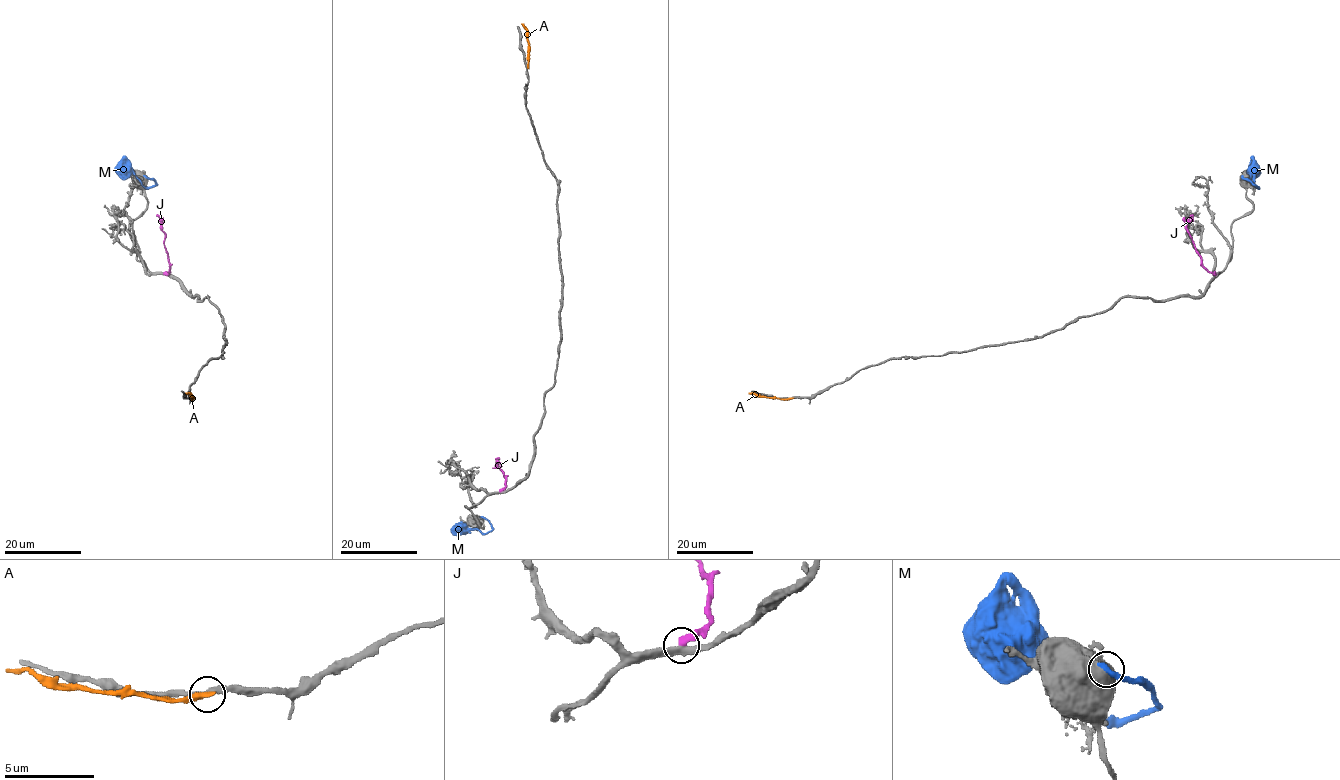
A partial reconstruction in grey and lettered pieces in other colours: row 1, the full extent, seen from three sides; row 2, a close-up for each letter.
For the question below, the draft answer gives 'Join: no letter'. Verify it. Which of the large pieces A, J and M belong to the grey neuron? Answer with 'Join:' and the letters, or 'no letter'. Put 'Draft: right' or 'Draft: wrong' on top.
Draft: right
Join: no letter

